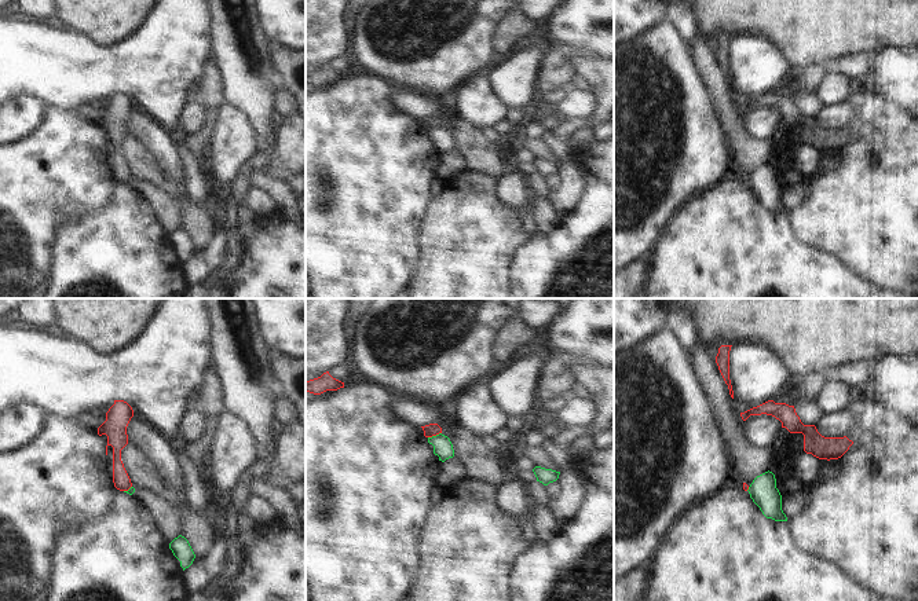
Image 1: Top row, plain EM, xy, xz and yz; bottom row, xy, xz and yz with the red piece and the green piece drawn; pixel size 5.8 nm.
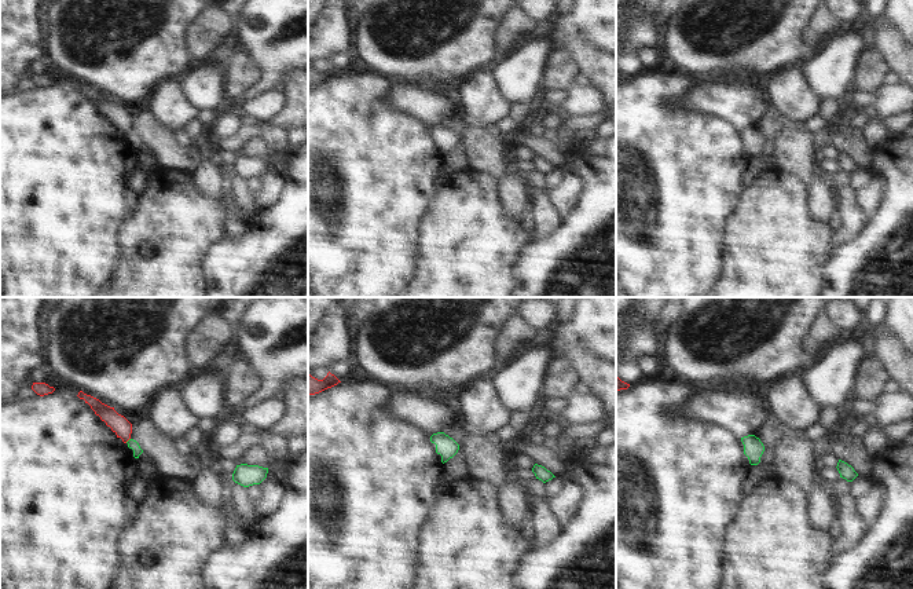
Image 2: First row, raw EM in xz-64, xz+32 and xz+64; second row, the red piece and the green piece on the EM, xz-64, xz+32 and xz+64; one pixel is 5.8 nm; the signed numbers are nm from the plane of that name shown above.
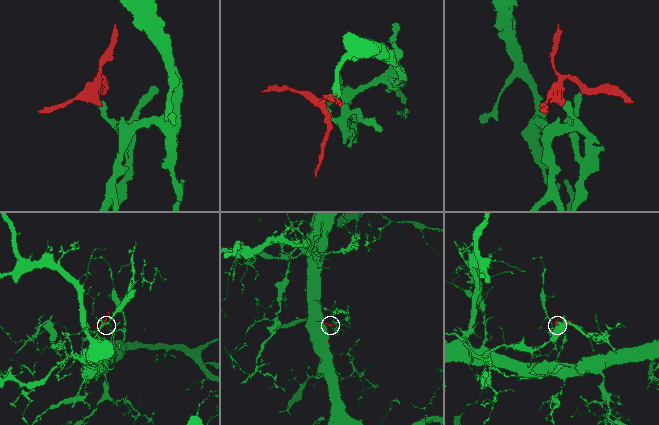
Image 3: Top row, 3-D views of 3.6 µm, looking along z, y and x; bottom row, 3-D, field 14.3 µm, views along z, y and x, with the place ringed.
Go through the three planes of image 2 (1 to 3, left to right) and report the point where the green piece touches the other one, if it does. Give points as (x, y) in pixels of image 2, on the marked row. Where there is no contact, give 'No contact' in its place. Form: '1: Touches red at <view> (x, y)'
1: Touches red at xz-64 (127, 441)
2: No contact
3: No contact

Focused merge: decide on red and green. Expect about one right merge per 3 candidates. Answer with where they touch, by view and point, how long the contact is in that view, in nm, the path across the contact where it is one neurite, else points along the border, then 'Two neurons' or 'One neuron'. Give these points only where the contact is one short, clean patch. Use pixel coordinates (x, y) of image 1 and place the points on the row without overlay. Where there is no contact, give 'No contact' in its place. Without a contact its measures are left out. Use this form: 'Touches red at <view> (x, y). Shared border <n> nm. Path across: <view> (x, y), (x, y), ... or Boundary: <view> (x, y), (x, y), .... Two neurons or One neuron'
Touches red at xz (434, 127). Shared border 90 nm. Boundary: xz (441, 124), (428, 129). Two neurons

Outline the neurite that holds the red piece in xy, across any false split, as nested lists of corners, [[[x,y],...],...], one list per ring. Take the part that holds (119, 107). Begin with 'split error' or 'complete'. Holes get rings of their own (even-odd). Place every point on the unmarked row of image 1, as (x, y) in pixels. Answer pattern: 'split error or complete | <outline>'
complete | [[[114,92],[106,105],[106,113],[98,120],[98,127],[106,127],[107,138],[113,139],[113,175],[120,183],[128,183],[132,179],[121,153],[121,142],[128,136],[127,118],[132,109],[134,102],[127,94]]]

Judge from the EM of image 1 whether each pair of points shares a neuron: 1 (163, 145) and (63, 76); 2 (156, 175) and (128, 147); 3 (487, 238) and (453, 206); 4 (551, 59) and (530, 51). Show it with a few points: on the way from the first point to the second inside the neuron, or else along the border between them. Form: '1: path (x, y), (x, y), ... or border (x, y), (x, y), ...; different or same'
1: border (134, 107), (146, 113), (161, 125); different
2: path (149, 168), (135, 154); same
3: path (479, 233), (461, 215); same
4: border (548, 46), (542, 54), (538, 76), (533, 87); different

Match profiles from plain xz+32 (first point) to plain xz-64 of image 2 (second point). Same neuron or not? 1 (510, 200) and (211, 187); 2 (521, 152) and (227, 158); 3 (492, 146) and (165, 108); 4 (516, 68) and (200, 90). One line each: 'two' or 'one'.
1: one
2: one
3: two
4: one

